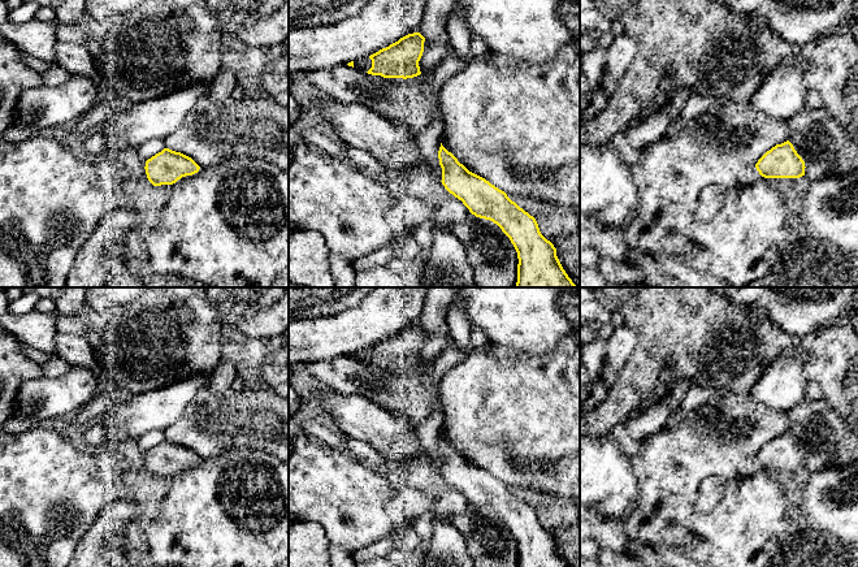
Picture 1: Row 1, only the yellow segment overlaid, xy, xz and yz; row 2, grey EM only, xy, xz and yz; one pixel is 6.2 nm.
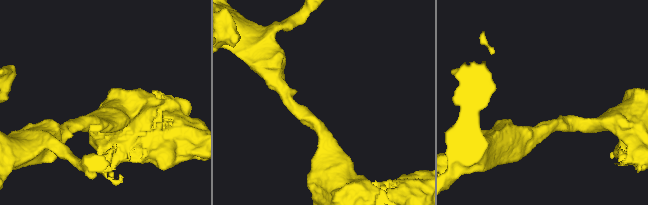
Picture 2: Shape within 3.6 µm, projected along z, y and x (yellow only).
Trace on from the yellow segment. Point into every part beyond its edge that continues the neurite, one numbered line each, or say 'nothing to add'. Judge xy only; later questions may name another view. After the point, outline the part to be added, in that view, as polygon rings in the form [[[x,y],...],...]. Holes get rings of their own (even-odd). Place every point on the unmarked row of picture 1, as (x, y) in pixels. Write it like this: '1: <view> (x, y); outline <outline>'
nothing to add

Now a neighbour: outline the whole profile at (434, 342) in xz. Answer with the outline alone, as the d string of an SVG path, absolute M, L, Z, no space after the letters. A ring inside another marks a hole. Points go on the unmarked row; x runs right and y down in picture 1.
M425 330L424 343L419 352L421 365L433 363L441 352L451 346L454 346L454 341L448 333Z

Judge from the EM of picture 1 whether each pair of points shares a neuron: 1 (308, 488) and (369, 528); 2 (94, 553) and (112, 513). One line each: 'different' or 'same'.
1: same
2: same

